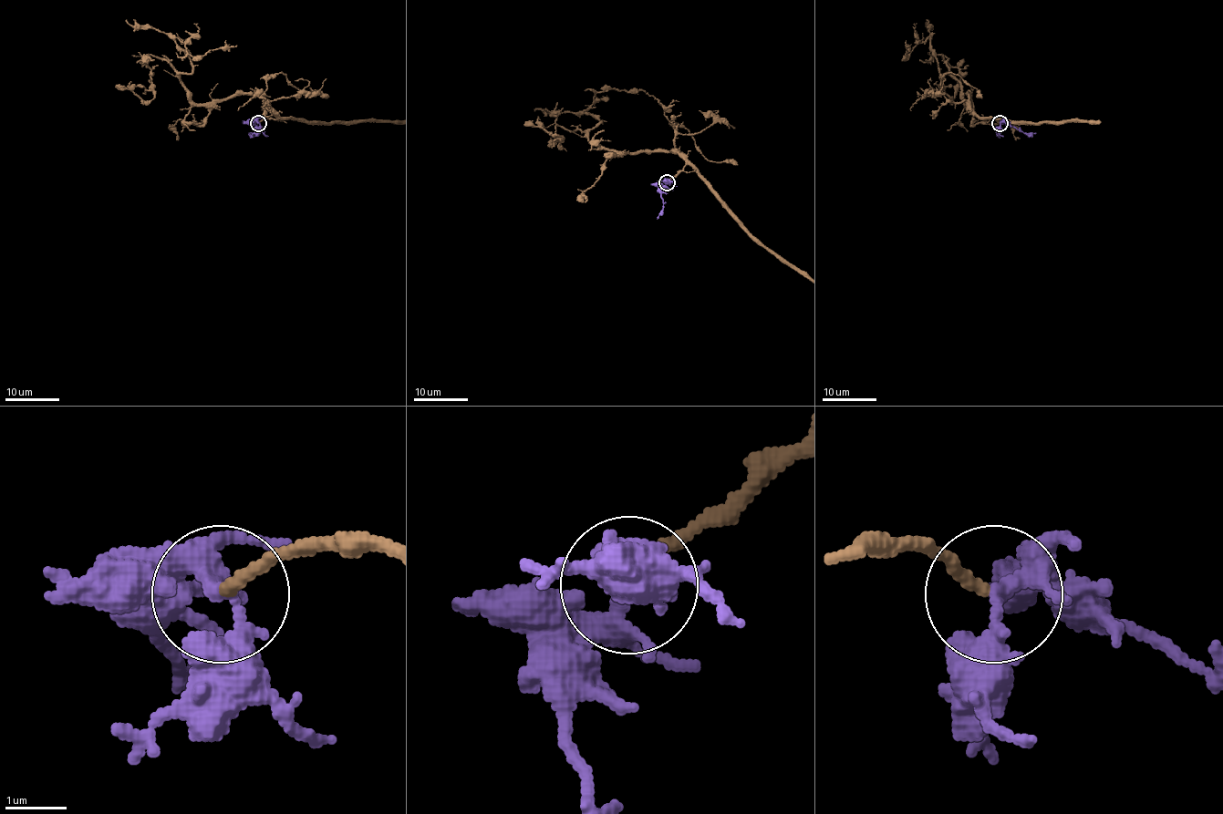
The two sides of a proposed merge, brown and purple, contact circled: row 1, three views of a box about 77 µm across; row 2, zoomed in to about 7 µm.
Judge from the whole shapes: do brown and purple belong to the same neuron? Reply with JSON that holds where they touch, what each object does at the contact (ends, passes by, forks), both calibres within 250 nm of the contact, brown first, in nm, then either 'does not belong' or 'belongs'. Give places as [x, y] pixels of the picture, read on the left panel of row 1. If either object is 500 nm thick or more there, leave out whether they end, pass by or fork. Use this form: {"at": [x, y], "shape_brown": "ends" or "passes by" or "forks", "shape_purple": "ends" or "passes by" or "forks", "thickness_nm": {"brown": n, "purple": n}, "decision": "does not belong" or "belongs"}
{"at": [258, 123], "shape_brown": "ends", "shape_purple": "forks", "thickness_nm": {"brown": 180, "purple": 220}, "decision": "belongs"}

